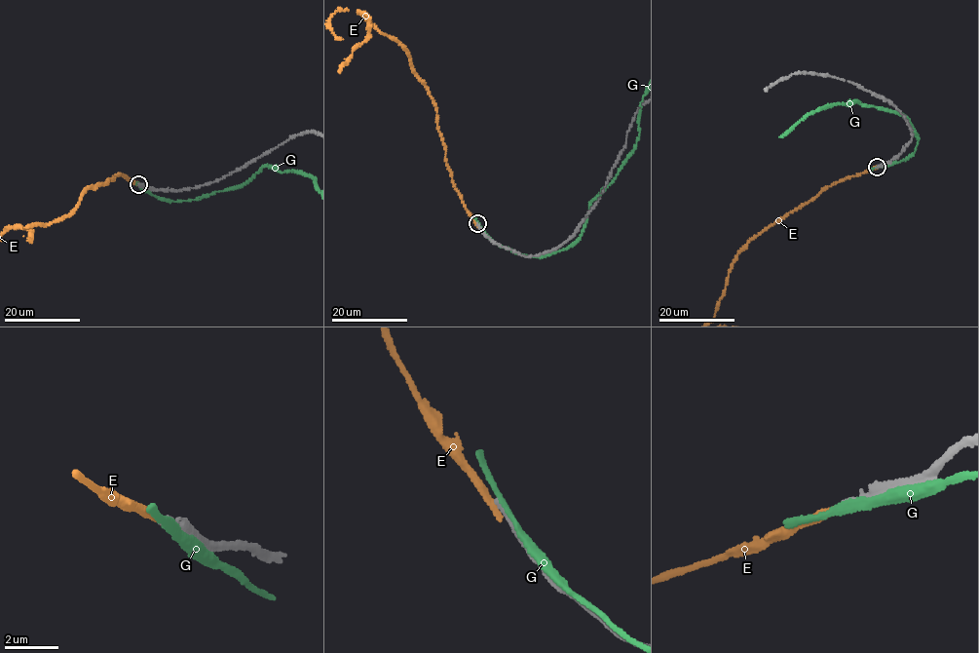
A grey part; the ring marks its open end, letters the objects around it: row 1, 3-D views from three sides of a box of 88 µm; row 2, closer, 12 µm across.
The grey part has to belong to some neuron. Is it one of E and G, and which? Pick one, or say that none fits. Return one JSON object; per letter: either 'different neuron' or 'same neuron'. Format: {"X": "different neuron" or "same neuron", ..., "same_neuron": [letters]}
{"E": "different neuron", "G": "different neuron", "same_neuron": []}

